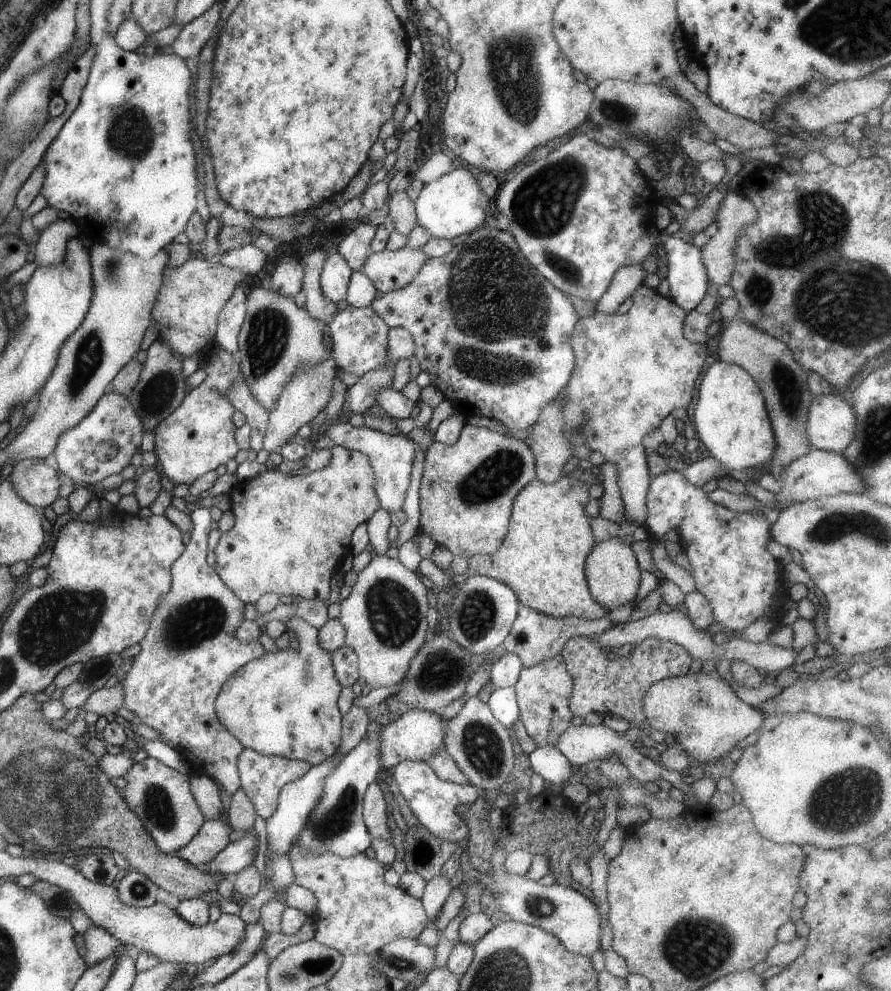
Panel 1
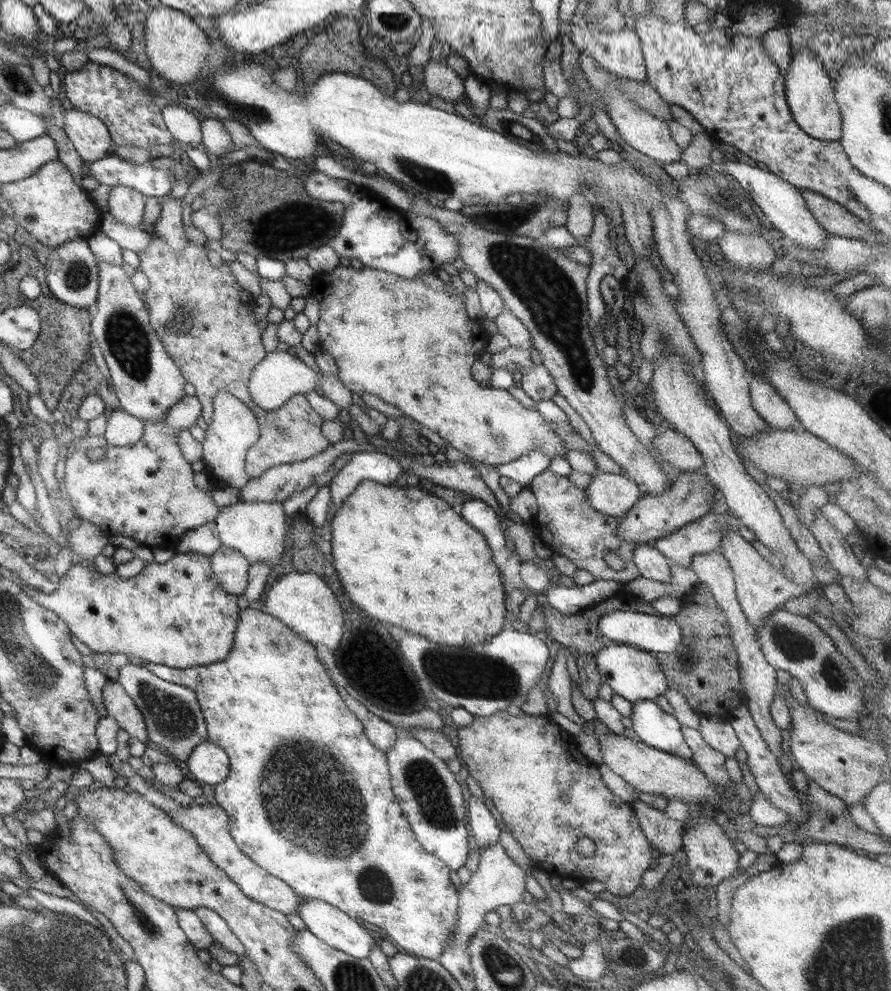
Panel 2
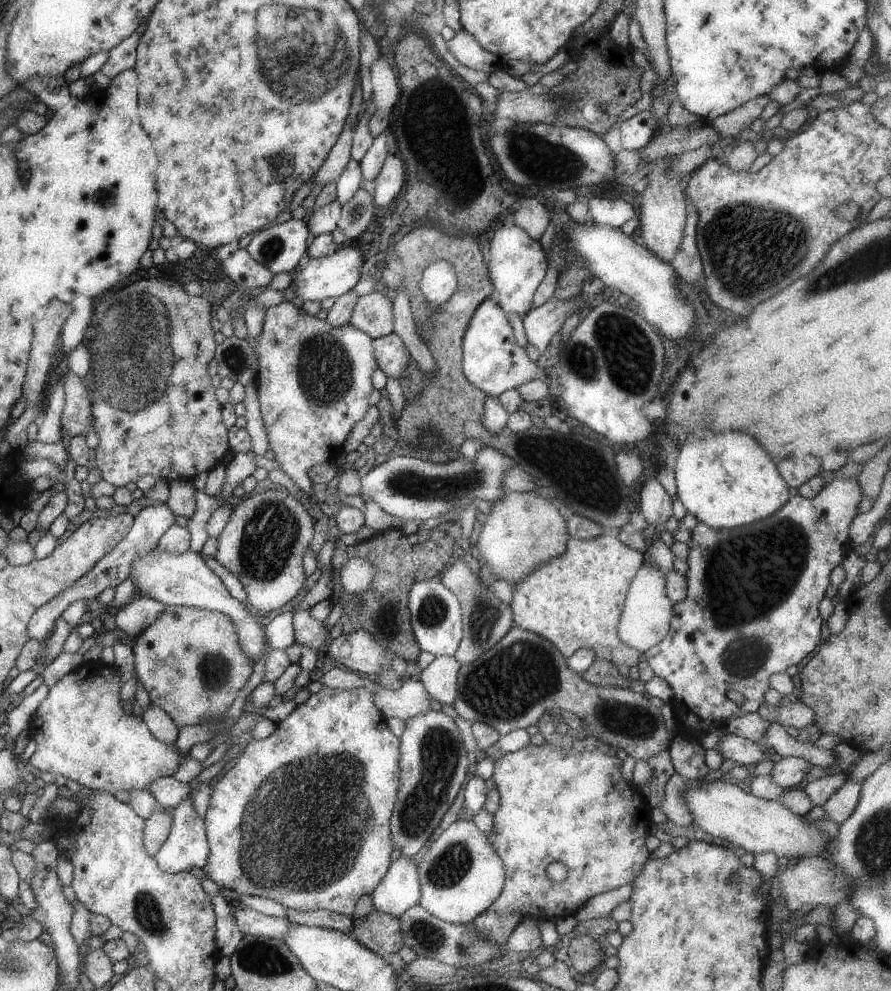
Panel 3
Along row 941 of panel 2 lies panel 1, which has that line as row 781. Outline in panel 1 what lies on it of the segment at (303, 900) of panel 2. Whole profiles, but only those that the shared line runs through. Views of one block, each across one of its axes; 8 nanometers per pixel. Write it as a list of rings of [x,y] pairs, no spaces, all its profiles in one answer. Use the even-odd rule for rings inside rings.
[[[371,722],[371,724],[368,724],[366,727],[366,734],[362,738],[362,740],[353,748],[351,751],[347,752],[345,756],[342,757],[340,762],[329,772],[322,780],[321,780],[321,789],[320,789],[320,799],[317,800],[317,803],[313,806],[313,808],[310,809],[310,812],[308,813],[308,819],[305,820],[304,828],[298,833],[298,836],[296,839],[293,840],[293,843],[291,844],[291,848],[289,848],[289,852],[292,850],[293,847],[304,849],[307,853],[311,853],[314,856],[317,856],[317,854],[327,853],[331,852],[332,854],[335,854],[336,856],[339,856],[340,858],[348,858],[353,857],[355,854],[363,853],[364,850],[370,846],[370,837],[368,836],[368,833],[366,832],[364,821],[362,818],[362,799],[366,790],[366,787],[375,781],[377,781],[377,775],[382,770],[379,760],[378,760],[378,739],[377,734],[380,728],[383,726],[383,724],[376,724],[375,722]]]

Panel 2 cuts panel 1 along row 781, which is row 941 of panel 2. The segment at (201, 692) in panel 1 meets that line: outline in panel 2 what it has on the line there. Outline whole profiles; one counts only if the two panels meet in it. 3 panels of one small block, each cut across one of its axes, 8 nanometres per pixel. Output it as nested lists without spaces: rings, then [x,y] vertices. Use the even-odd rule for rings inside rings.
[[[200,907],[193,912],[214,942],[220,944],[225,950],[233,952],[237,957],[244,954],[243,946],[239,943],[239,940],[229,931],[226,923],[213,910]]]

